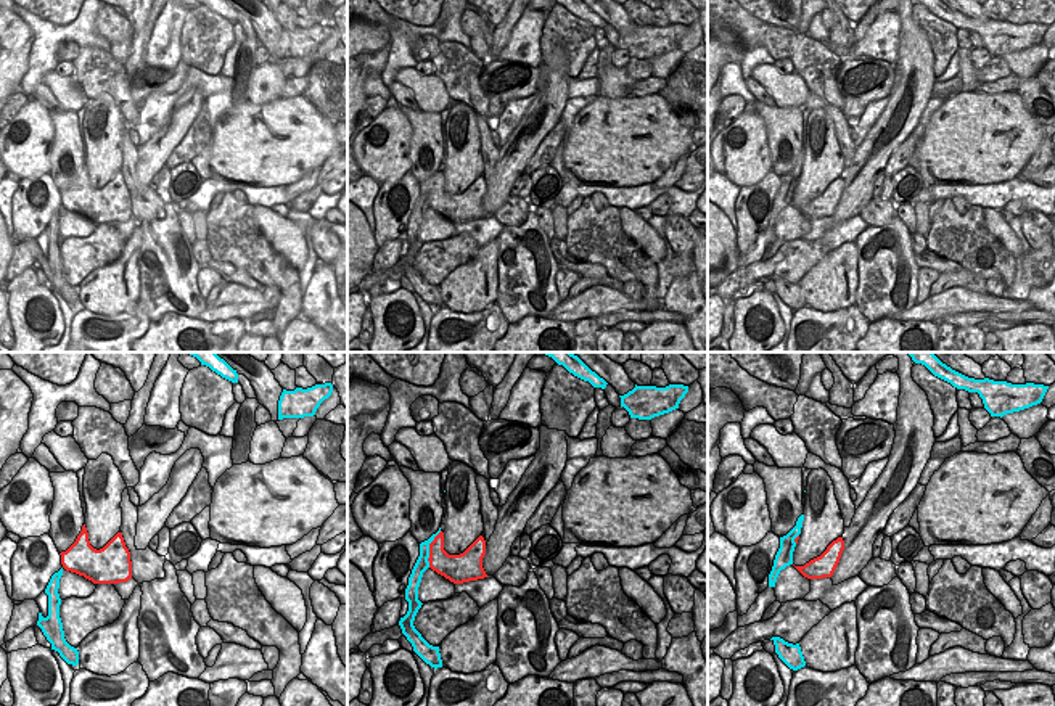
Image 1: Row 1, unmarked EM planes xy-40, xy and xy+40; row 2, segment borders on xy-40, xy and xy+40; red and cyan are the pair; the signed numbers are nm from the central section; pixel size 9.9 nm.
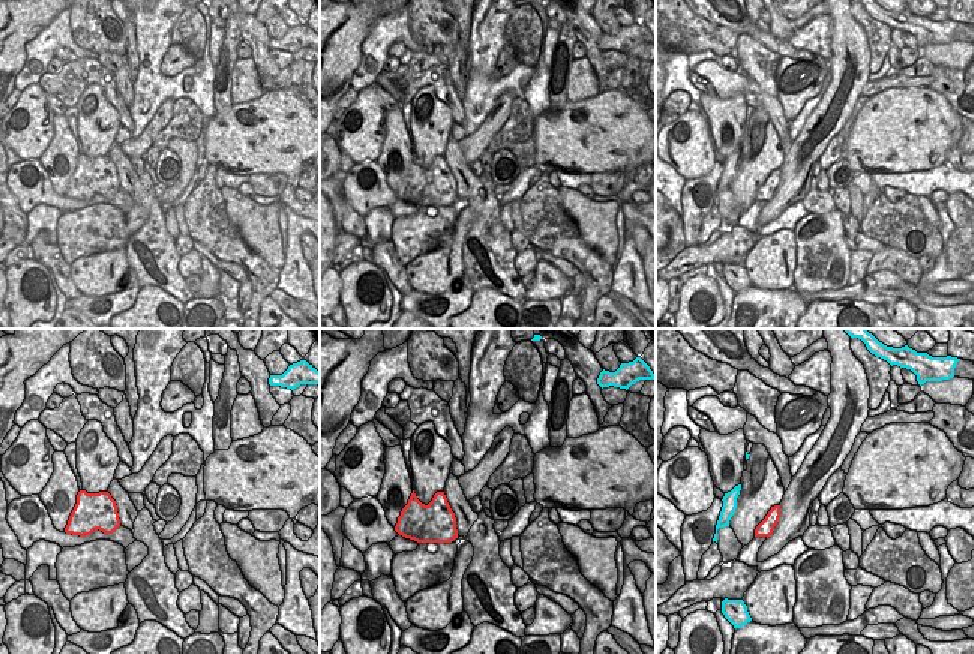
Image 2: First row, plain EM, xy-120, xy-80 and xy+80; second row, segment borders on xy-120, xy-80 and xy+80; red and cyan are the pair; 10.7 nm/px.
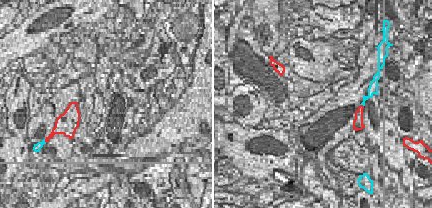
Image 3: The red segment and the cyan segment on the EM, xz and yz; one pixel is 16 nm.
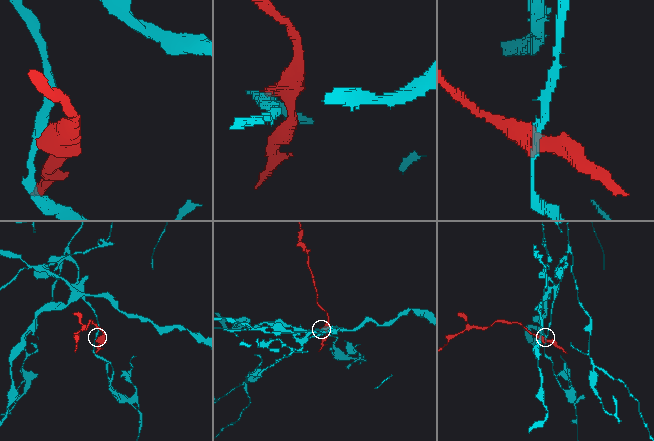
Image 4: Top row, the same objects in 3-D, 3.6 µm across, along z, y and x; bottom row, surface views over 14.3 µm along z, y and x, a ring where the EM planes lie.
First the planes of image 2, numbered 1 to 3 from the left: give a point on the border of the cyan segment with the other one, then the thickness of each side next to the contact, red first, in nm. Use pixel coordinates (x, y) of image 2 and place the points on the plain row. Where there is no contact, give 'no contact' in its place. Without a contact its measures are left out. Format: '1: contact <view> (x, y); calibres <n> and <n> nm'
1: no contact
2: no contact
3: no contact

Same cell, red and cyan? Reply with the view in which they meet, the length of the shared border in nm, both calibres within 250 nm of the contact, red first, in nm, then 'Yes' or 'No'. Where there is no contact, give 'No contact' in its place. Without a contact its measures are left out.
Touches red in xy. Shared border 400 nm. Thickness 240 nm (red) against 140 nm. No

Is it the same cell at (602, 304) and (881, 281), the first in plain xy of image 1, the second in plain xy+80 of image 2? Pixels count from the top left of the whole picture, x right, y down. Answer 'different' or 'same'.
same

